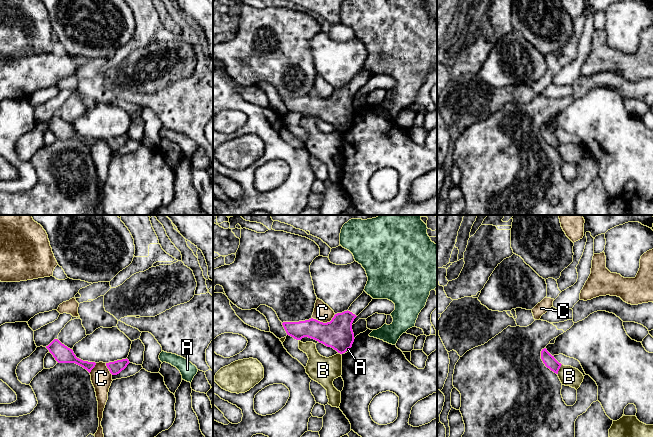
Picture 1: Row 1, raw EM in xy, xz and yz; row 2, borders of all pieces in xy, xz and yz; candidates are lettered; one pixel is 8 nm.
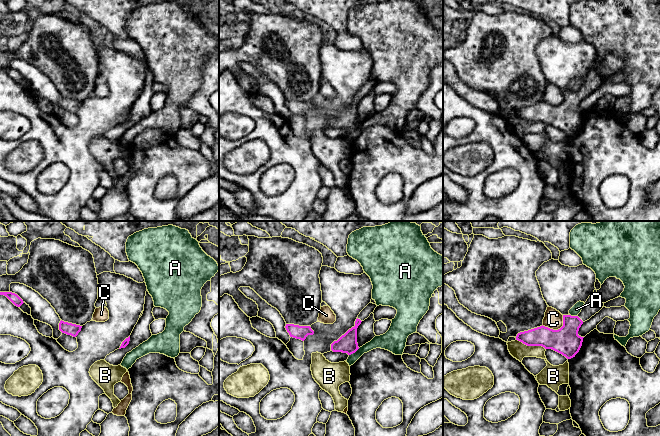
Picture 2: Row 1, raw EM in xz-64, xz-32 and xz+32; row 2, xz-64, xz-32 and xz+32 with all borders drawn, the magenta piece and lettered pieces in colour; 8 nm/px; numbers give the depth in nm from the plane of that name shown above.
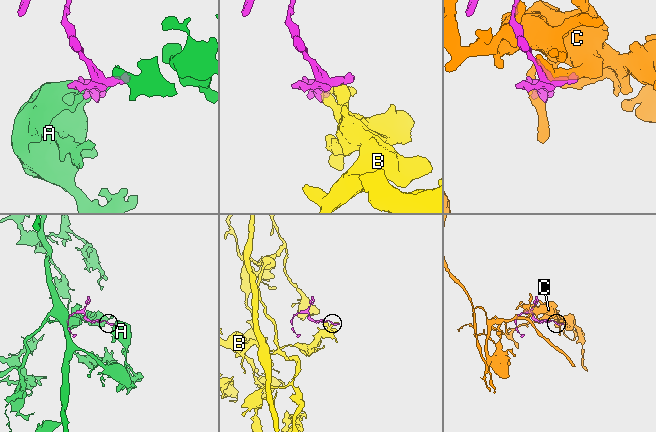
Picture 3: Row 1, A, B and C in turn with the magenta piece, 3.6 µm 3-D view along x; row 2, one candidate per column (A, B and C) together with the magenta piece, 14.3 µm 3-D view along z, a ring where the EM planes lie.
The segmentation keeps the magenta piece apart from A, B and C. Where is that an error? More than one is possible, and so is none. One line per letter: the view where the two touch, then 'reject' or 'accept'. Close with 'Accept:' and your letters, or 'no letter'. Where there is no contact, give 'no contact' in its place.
A: meets magenta in xz; reject
B: meets magenta in yz; reject
C: meets magenta in xz; reject
Accept: no letter

